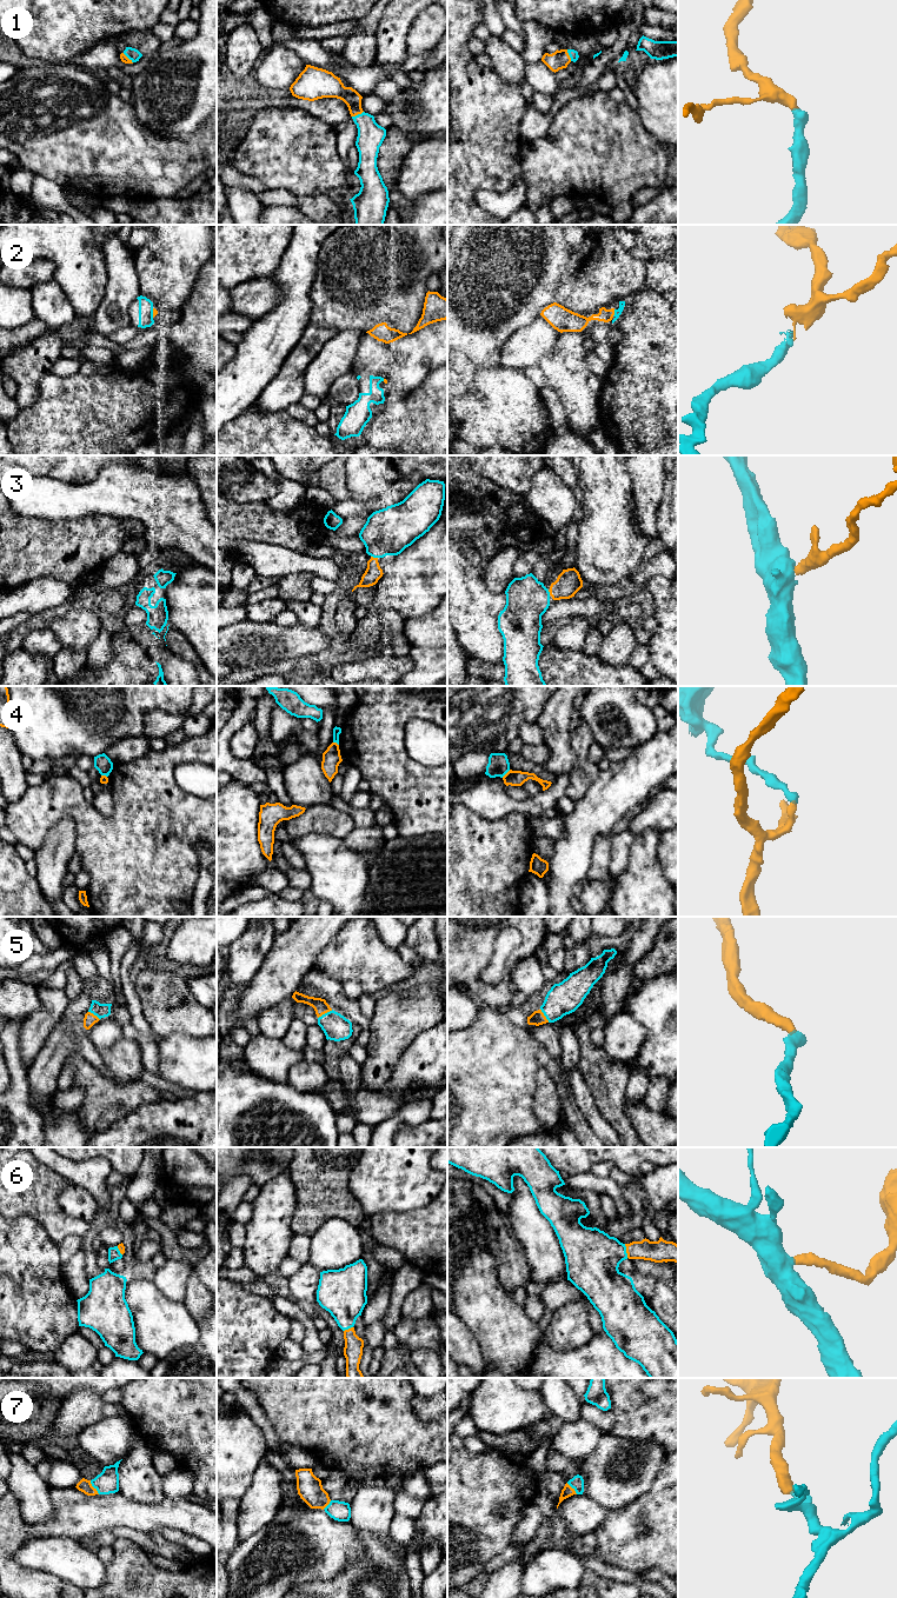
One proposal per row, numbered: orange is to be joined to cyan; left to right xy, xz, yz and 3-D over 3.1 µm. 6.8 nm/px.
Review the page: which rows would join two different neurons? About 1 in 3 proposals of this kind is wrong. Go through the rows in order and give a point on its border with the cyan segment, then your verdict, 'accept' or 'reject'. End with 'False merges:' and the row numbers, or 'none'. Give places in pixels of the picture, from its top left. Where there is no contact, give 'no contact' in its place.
1: xz (358, 114) | accept
2: yz (615, 313) | accept
3: xz (374, 557) | accept
4: yz (505, 773) | reject
5: xz (325, 1013) | accept
6: yz (625, 1251) | accept
7: xy (93, 1486) | accept
False merges: 4

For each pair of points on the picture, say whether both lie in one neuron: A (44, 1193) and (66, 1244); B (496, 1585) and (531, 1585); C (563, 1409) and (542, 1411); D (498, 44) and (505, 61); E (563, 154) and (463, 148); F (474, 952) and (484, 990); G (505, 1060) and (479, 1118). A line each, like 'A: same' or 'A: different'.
A: different
B: different
C: different
D: same
E: different
F: same
G: same

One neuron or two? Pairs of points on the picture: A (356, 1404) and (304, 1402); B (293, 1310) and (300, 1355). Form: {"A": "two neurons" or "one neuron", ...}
{"A": "one neuron", "B": "two neurons"}

